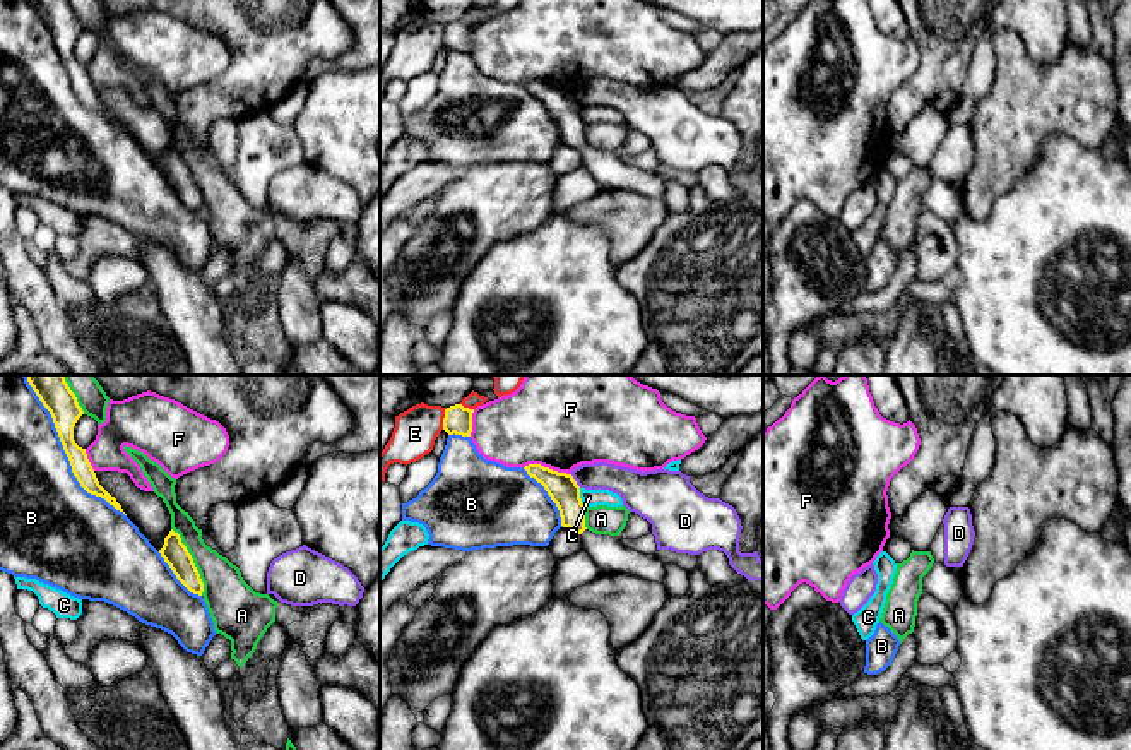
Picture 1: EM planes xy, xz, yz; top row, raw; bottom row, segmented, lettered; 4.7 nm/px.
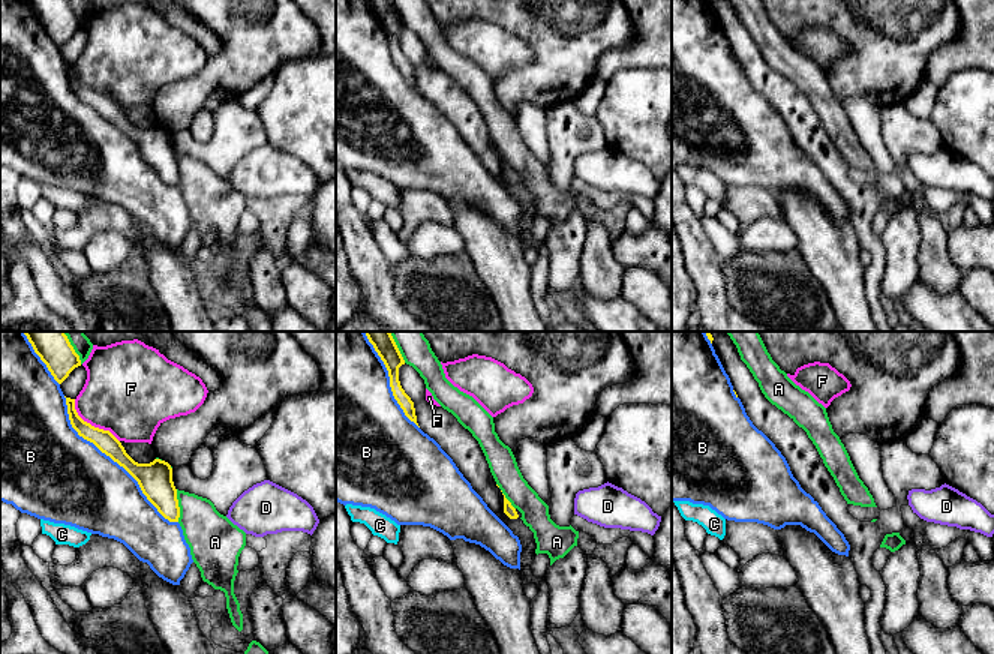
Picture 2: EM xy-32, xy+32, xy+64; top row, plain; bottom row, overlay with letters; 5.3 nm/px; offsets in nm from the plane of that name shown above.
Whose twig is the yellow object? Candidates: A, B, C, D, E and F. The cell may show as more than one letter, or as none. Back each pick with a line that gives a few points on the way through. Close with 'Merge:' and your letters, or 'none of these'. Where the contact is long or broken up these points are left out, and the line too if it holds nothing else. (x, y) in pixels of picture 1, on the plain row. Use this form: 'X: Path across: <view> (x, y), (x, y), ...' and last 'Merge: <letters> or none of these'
Merge: none of these

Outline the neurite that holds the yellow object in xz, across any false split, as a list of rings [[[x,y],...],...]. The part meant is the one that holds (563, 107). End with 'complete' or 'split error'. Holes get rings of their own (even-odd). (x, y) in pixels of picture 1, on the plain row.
[[[541,80],[524,84],[530,94],[544,103],[556,120],[561,142],[582,152],[583,166],[602,190],[631,190],[650,199],[664,199],[666,185],[655,171],[638,170],[619,158],[619,152],[595,151],[585,144],[585,122],[580,103],[571,91],[558,89]]]; split error

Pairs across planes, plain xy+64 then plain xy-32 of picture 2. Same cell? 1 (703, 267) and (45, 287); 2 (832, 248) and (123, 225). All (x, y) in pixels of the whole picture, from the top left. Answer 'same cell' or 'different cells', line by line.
1: same cell
2: different cells

